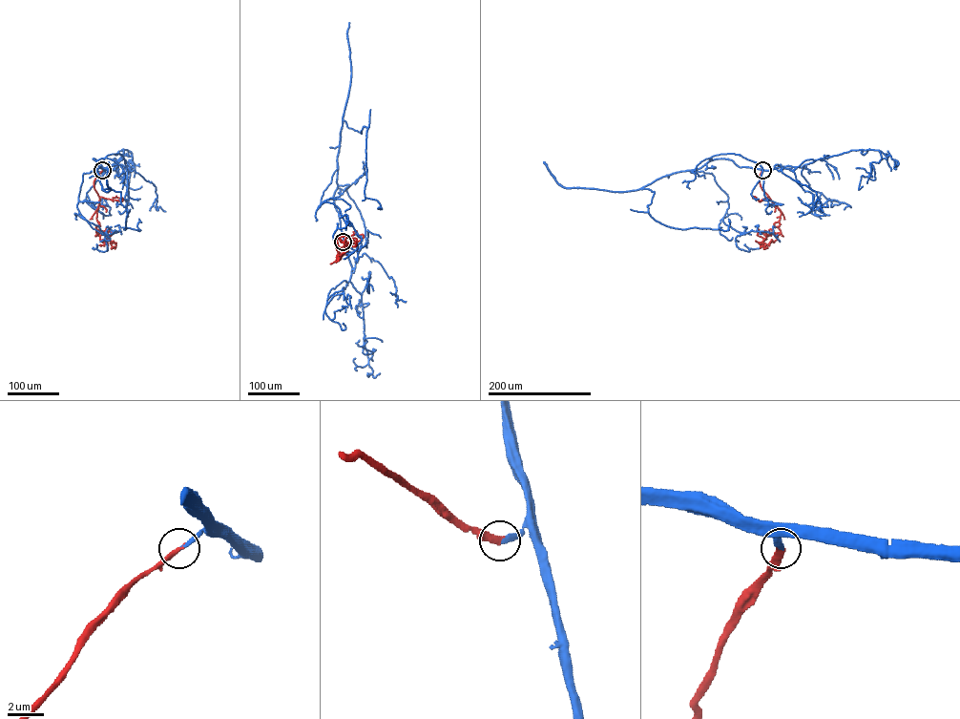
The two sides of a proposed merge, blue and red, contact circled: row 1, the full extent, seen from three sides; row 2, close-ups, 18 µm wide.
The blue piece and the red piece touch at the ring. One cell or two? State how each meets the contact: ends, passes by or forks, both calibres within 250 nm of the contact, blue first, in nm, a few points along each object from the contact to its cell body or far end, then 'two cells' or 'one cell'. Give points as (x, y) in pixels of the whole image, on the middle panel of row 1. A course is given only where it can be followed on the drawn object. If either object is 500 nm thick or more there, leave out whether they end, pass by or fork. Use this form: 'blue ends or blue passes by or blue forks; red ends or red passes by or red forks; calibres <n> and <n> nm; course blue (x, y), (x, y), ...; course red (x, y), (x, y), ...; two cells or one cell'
blue ends; red ends; calibres 280 and 320 nm; course blue (343, 242), (333, 196), (343, 119), (361, 134), (363, 127), (368, 128), (365, 196), (376, 200), (379, 207); course red (343, 242), (334, 239), (340, 249), (337, 260), (340, 253), (337, 255), (338, 260), (347, 237), (338, 238); one cell

